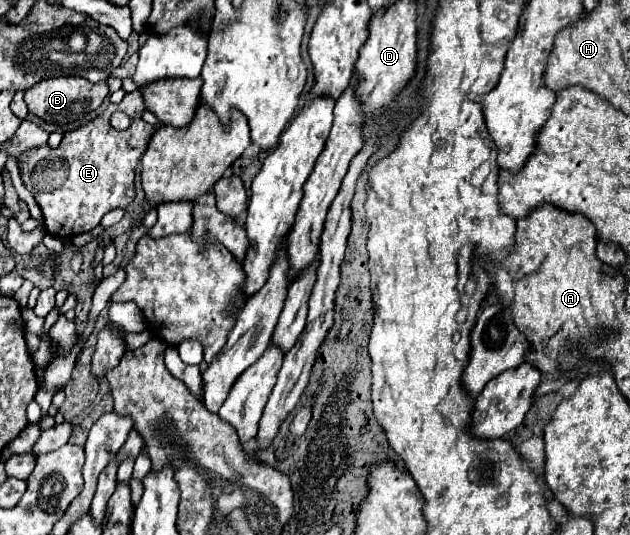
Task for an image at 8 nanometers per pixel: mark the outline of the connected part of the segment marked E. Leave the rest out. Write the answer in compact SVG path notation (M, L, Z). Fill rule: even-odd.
M139 91L125 95L125 99L115 105L109 103L95 119L81 125L79 129L67 131L57 147L37 147L19 155L19 171L23 185L33 193L41 207L43 223L49 235L59 239L71 239L79 233L91 231L101 223L101 217L111 209L127 209L135 197L135 167L147 149L153 135L153 125L141 119L145 111L143 97ZM115 111L127 113L133 123L125 131L111 127L109 119Z

